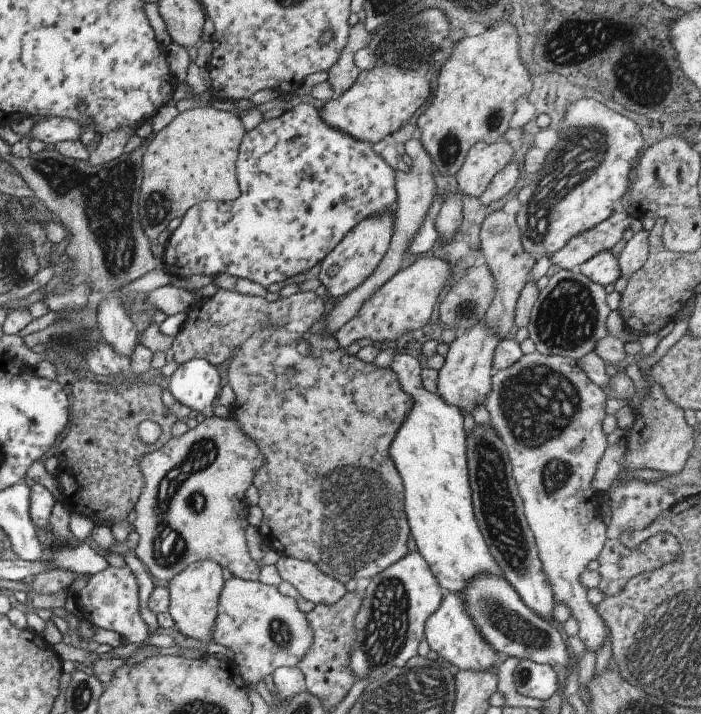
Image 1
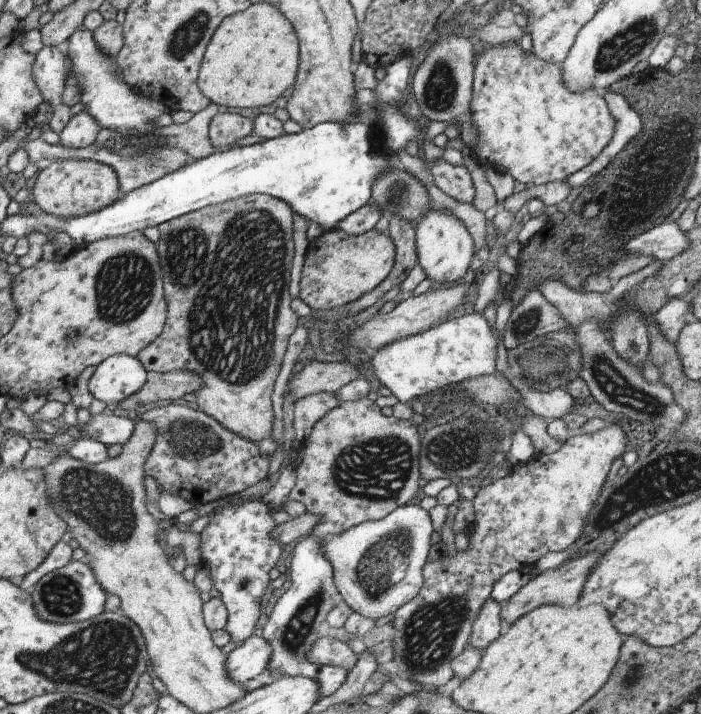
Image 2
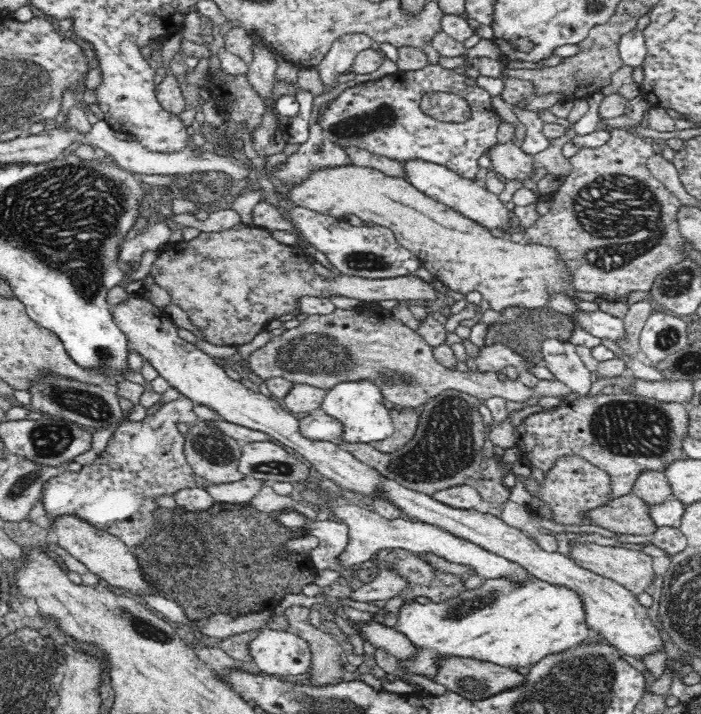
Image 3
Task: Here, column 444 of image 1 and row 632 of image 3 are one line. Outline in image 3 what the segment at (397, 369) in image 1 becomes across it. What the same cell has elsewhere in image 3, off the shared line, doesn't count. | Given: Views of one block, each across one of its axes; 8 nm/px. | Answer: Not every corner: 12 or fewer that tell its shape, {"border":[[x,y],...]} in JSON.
{"border":[[529,574],[404,602],[395,627],[438,656],[500,666],[595,638],[580,595]]}

